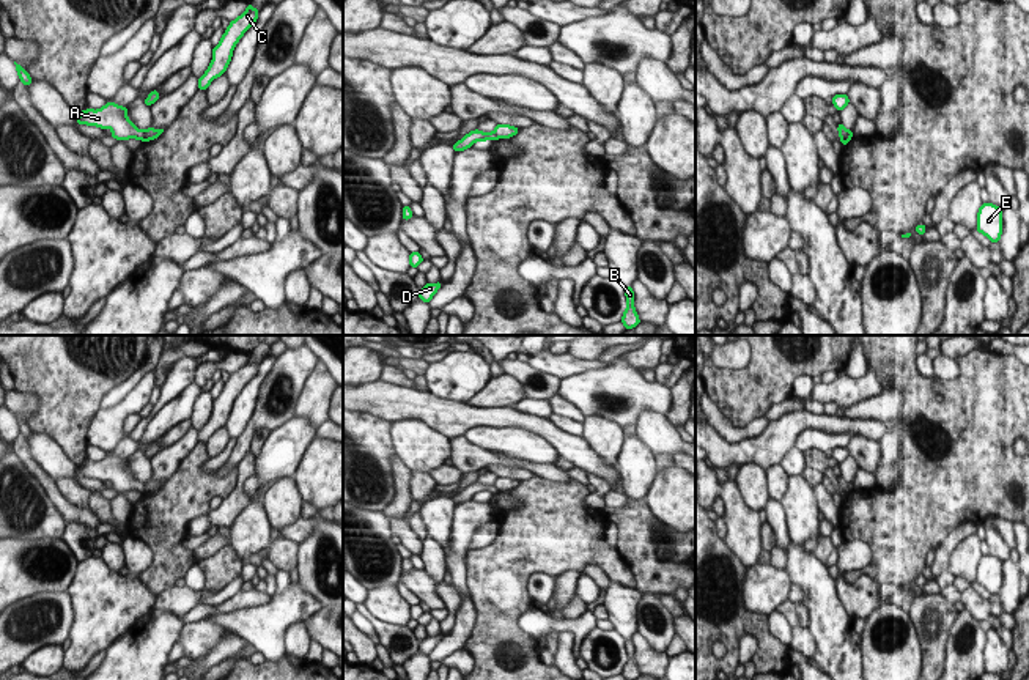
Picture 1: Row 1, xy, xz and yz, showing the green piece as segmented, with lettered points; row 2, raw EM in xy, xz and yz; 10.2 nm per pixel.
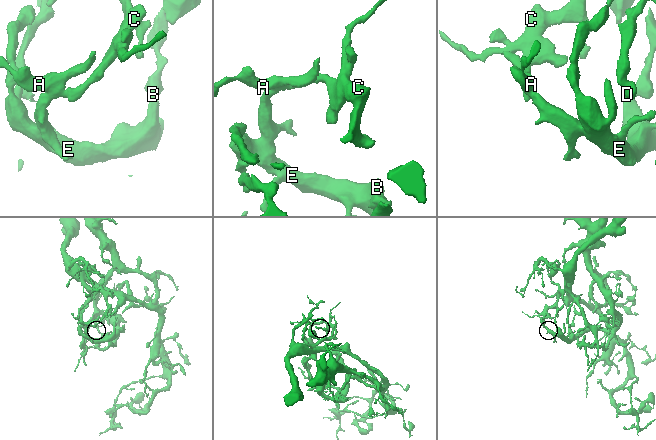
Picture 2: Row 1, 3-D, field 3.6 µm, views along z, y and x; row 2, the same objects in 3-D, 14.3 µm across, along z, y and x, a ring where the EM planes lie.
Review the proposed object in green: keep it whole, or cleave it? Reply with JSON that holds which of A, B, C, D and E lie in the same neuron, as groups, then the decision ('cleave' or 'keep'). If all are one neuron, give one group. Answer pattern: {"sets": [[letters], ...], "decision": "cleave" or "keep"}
{"sets": [["A", "B", "E"], ["C", "D"]], "decision": "cleave"}

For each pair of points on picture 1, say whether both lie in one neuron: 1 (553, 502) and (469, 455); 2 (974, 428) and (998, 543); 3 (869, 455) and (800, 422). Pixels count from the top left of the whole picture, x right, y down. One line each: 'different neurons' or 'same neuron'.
1: different neurons
2: different neurons
3: different neurons

